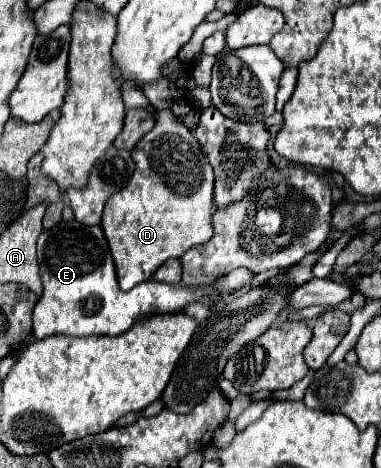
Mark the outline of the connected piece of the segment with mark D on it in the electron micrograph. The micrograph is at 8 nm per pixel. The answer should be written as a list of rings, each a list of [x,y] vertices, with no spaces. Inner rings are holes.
[[[172,109],[156,111],[154,121],[152,131],[132,149],[136,169],[128,185],[108,199],[100,223],[124,291],[148,281],[164,261],[182,257],[190,247],[206,243],[214,233],[214,173],[198,139]]]

